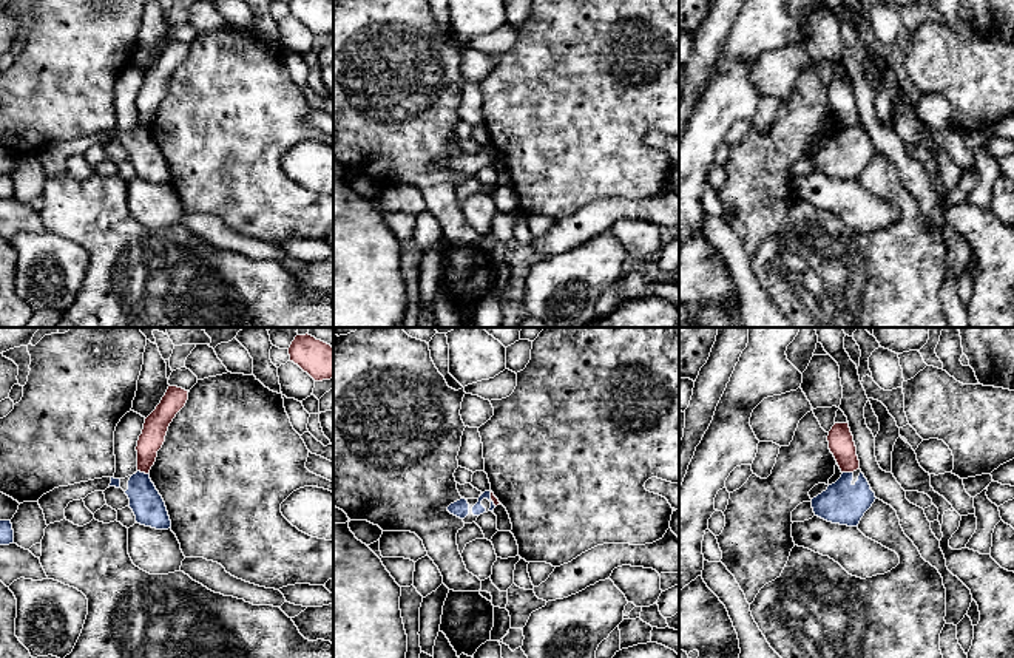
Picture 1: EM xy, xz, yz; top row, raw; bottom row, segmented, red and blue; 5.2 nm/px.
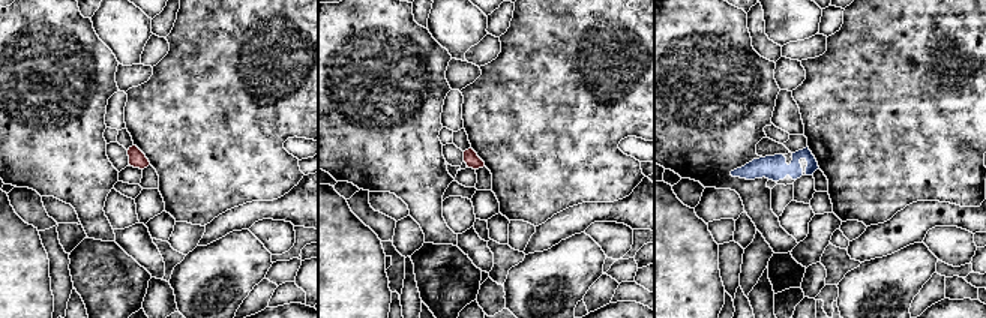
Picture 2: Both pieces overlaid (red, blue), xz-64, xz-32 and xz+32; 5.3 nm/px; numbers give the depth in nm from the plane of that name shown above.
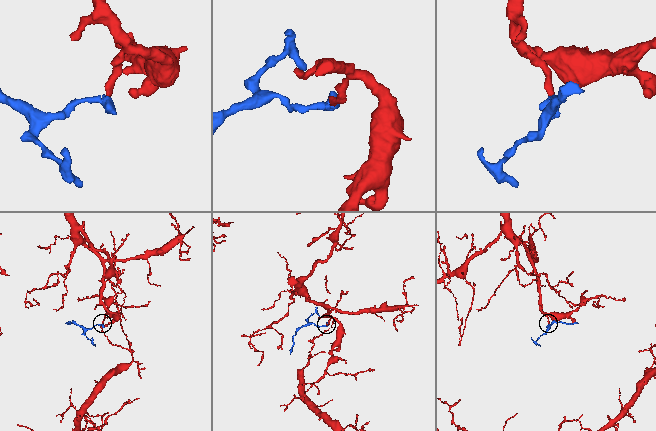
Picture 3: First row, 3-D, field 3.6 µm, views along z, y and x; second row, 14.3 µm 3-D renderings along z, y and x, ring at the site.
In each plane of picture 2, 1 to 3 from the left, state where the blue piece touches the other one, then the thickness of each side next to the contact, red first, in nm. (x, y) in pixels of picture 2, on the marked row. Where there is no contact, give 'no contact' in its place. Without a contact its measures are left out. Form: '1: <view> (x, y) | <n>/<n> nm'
1: no contact
2: no contact
3: no contact

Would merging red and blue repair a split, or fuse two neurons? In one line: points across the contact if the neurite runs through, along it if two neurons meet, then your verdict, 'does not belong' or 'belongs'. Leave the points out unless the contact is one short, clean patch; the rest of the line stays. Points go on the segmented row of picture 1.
border along xy (138, 470), (147, 474); does not belong

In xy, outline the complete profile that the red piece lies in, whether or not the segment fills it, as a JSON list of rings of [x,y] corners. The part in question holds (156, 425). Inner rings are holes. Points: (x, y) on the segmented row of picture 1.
[[[168,386],[165,395],[156,409],[145,419],[142,434],[137,440],[137,471],[148,474],[156,462],[157,451],[165,442],[170,423],[176,414],[185,406],[188,391]]]

